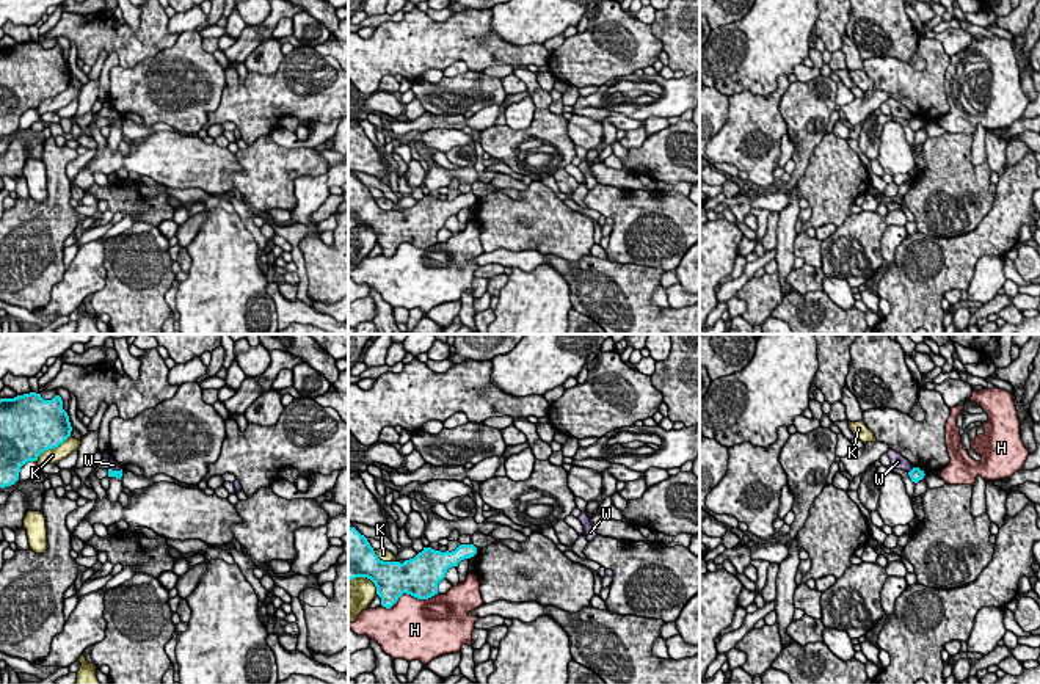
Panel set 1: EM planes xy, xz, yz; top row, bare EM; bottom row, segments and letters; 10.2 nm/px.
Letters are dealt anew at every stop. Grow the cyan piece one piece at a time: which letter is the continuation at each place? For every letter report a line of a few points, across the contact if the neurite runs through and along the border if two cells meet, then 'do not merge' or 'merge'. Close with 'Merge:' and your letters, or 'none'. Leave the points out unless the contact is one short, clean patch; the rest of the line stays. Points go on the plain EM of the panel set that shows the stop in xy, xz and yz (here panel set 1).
H: do not merge
K: do not merge
W: line yz (913, 116), (909, 121); do not merge
Merge: none

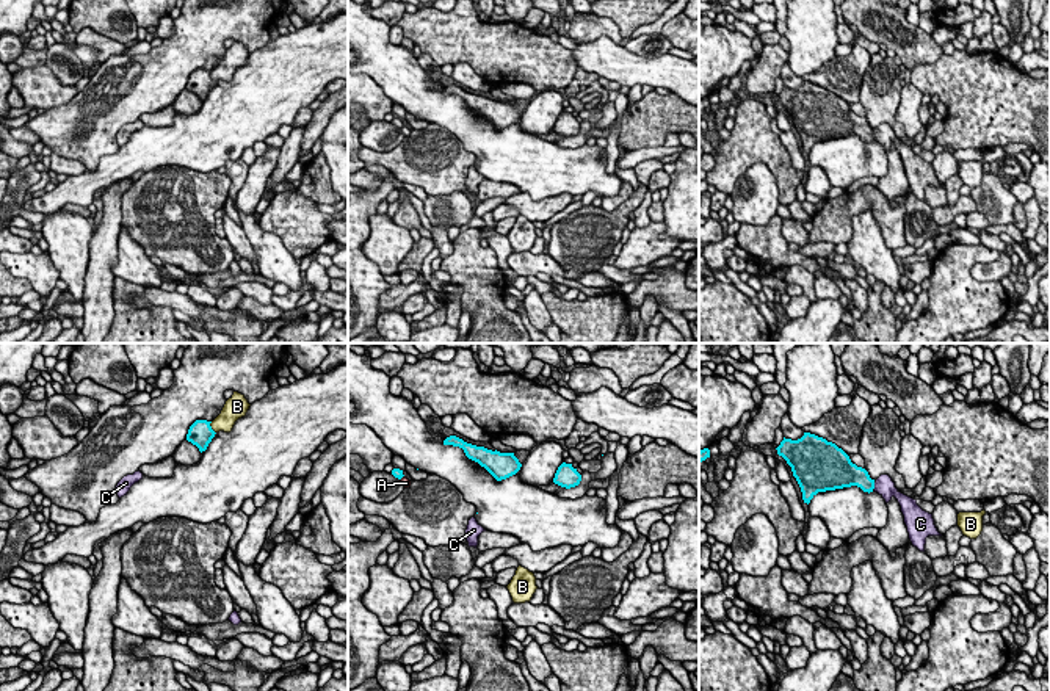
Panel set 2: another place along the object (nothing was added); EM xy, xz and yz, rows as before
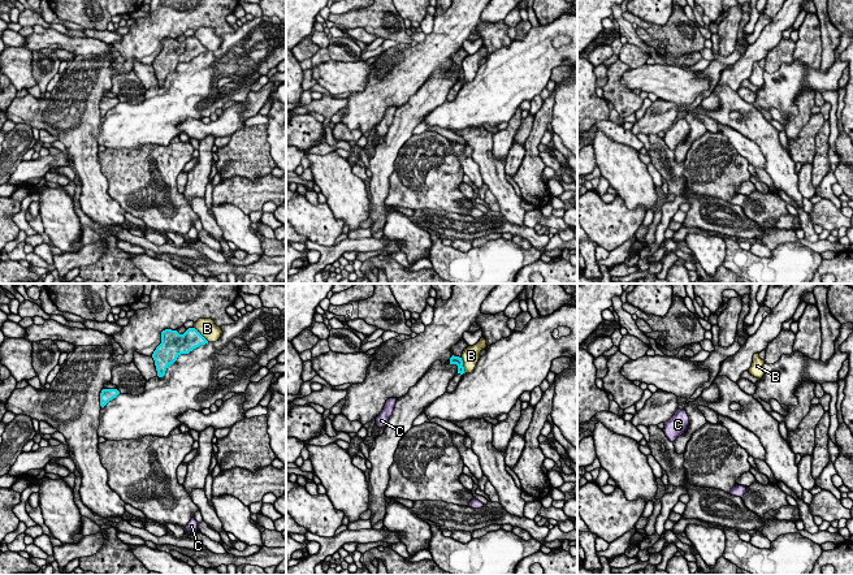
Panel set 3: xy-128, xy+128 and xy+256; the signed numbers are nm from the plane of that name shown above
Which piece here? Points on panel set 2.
A: do not merge
B: do not merge
C: line yz (853, 124), (873, 135), (884, 135); merge
Merge: C

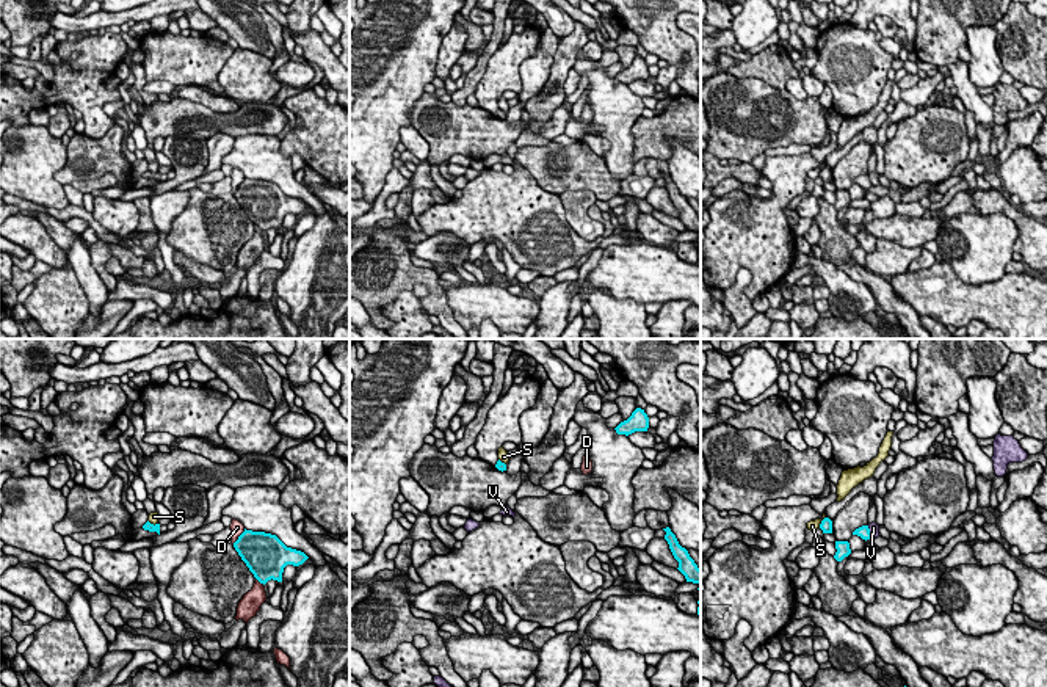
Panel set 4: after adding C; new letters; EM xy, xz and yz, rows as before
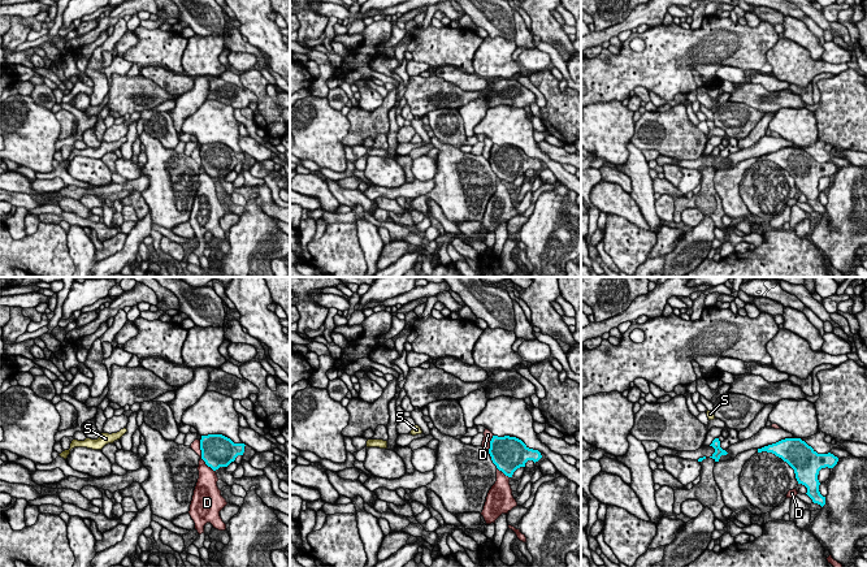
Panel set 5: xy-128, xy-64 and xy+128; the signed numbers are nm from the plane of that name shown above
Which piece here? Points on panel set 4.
D: do not merge
S: line yz (825, 165), (818, 176); do not merge
V: line yz (867, 174), (872, 184); do not merge
Merge: none

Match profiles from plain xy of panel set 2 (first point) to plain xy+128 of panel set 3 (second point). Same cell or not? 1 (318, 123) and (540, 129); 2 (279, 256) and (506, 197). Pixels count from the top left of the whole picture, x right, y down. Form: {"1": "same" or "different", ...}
{"1": "same", "2": "same"}

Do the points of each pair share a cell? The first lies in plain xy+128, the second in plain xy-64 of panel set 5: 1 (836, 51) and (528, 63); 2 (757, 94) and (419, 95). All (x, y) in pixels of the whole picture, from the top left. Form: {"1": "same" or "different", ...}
{"1": "same", "2": "same"}

